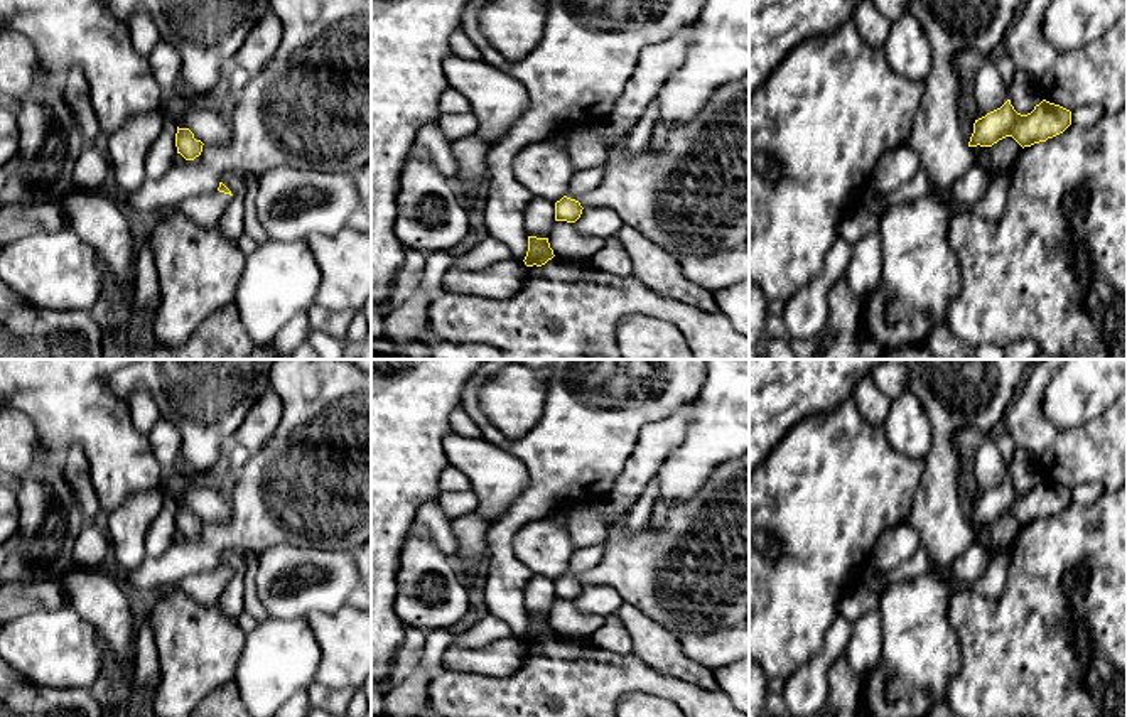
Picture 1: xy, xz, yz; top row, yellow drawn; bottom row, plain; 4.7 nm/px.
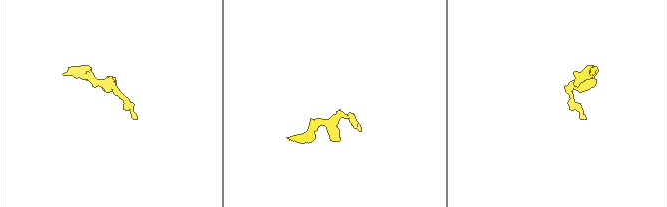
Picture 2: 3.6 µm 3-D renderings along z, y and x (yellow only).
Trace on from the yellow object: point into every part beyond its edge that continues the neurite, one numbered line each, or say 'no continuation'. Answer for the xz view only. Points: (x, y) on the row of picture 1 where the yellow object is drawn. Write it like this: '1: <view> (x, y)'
1: xz (582, 181)

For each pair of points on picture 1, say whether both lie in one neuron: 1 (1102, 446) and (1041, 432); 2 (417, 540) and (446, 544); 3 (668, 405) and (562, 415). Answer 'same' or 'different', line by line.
1: same
2: different
3: same

